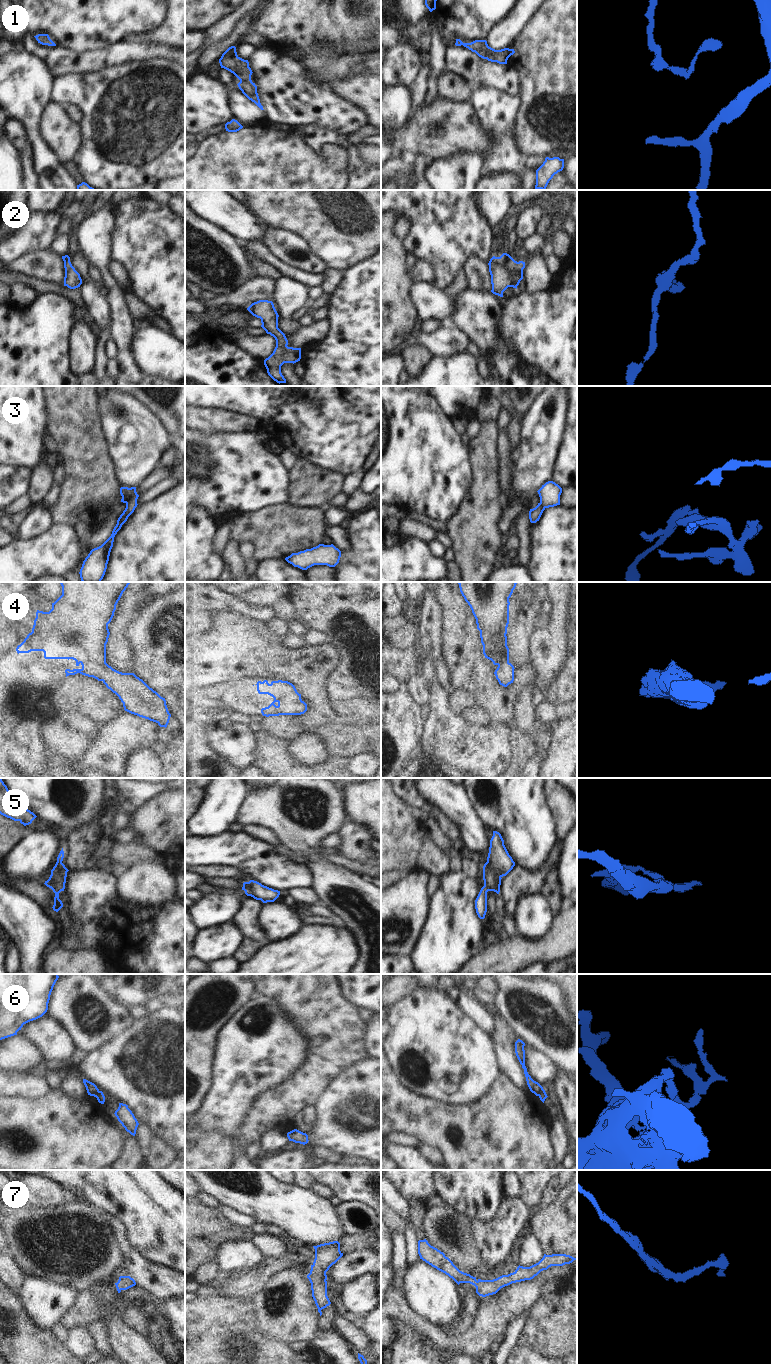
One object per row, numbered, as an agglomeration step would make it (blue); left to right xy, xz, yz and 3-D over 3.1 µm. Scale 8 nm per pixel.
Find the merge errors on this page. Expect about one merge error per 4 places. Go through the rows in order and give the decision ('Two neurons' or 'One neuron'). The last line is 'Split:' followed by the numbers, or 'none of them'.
1: One neuron
2: One neuron
3: One neuron
4: One neuron
5: One neuron
6: Two neurons
7: One neuron
Split: 6

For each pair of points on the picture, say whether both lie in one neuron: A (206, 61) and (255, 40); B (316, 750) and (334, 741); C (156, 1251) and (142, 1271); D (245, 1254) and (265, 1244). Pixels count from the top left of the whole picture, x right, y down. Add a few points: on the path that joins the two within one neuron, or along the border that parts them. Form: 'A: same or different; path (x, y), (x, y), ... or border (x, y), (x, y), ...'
A: different; border (249, 31), (237, 43)
B: different; border (316, 732), (332, 756)
C: different; border (131, 1245), (151, 1260), (172, 1268)
D: different; border (250, 1240), (261, 1249), (265, 1257)

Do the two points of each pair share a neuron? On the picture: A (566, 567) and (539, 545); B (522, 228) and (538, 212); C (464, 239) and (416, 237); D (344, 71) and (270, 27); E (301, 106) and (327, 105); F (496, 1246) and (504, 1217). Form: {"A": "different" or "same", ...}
{"A": "same", "B": "same", "C": "same", "D": "different", "E": "same", "F": "same"}

